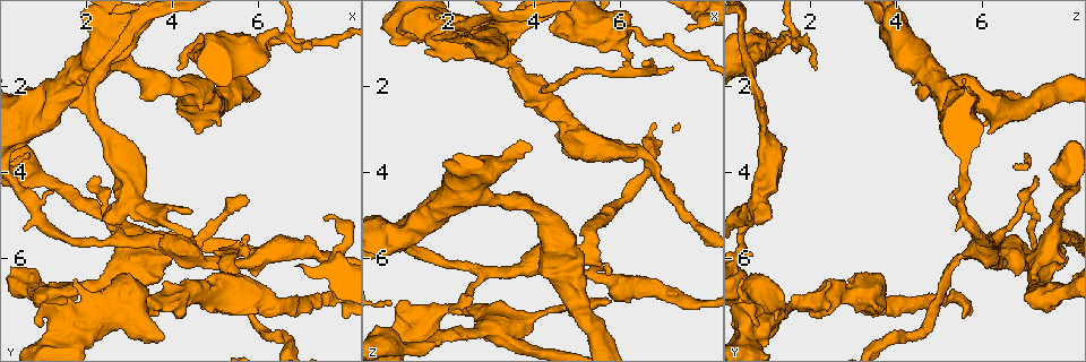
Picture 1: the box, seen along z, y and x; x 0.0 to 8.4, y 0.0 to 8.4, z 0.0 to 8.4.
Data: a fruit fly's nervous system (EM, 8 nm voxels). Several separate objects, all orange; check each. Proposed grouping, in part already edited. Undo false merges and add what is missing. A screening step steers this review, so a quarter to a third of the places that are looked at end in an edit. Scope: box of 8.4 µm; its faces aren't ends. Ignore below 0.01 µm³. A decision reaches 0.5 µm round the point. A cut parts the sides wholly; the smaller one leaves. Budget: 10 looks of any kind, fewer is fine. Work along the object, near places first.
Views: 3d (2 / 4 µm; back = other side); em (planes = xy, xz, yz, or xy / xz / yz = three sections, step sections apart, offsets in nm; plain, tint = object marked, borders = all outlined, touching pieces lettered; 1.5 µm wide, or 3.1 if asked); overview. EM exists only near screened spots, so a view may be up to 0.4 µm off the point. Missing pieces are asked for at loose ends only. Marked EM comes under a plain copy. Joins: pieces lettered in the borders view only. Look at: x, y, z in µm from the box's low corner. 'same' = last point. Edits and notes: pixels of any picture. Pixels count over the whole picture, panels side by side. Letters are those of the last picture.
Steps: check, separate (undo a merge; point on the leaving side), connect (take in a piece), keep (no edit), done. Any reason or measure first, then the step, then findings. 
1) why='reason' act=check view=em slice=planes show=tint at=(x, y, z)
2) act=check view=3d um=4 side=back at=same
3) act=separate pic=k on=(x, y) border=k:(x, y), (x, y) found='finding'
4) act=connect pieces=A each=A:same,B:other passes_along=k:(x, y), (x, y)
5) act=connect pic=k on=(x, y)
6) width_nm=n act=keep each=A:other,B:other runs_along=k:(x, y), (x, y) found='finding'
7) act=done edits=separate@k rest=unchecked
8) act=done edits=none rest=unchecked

why='branch stops here' act=check view=em um=3.1 slice=planes show=borders at=(5.75, 4.60, 7.00)

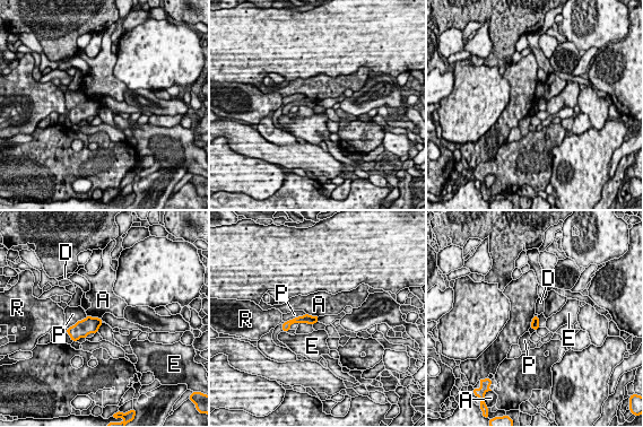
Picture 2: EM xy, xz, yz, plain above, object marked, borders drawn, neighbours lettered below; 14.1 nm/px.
act=keep each=A:other,D:other,E:other,P:other,R:other runs_along=2:(314, 319), (294, 320), (286, 327) found='none of them fits'

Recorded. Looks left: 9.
act=check view=3d um=2 at=(1.95, 6.60, 7.15)

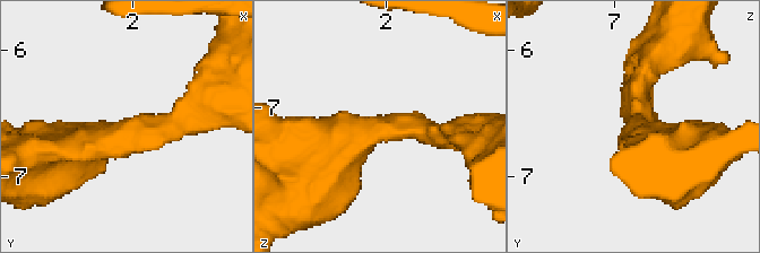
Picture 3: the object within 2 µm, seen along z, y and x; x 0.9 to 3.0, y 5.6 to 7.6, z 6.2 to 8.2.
act=check view=em slice=xz step=4 show=tint at=(1.90, 6.64, 7.16)

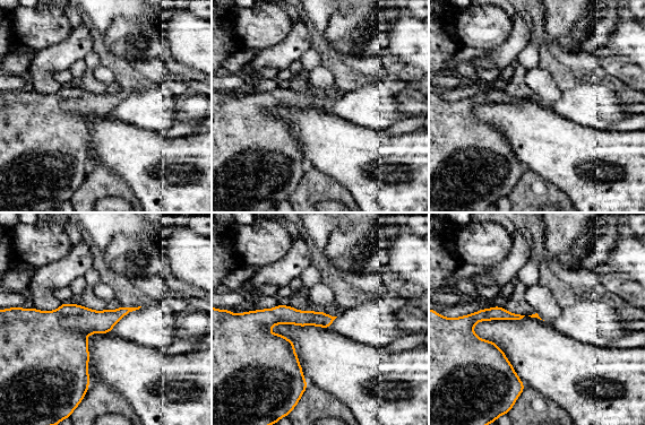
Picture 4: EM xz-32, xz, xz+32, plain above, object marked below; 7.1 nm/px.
act=check view=em slice=planes show=borders at=same

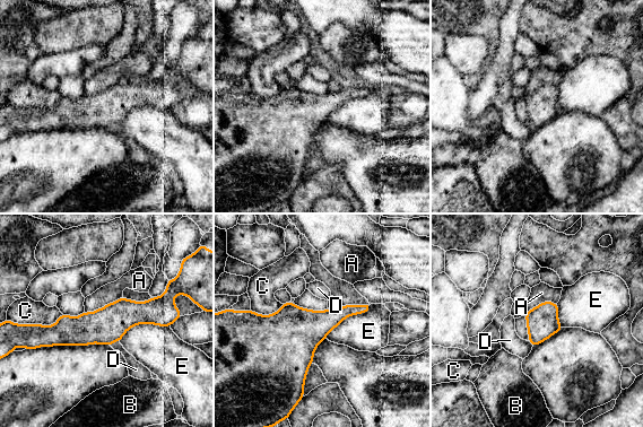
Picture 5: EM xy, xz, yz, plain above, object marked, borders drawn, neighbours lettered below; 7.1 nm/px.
width_nm=220 act=keep each=A:other,B:other,C:other,D:other,E:other runs_along=5:(173, 310), (80, 331), (38, 328) found='all the same cell'

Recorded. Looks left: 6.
why='an open end' act=check view=3d um=2 at=(1.55, 2.45, 0.95)

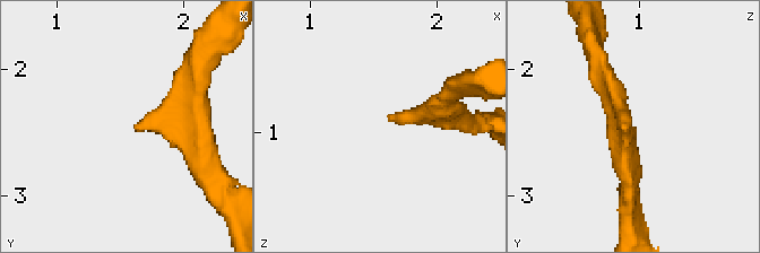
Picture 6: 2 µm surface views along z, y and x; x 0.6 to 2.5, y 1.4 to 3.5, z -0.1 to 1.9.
why='need the tissue' act=check view=em slice=planes show=borders at=(1.62, 2.46, 0.90)

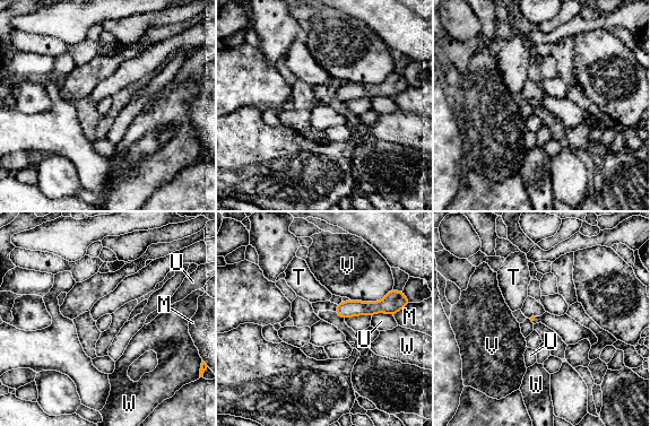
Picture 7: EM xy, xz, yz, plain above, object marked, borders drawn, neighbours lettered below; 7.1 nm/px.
longest_contact=V:320nm act=keep each=M:other,T:other,U:other,V:other,W:other found='none of them fits'

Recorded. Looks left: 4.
why='free end' act=check view=em slice=planes show=borders at=(4.10, 1.60, 2.10)

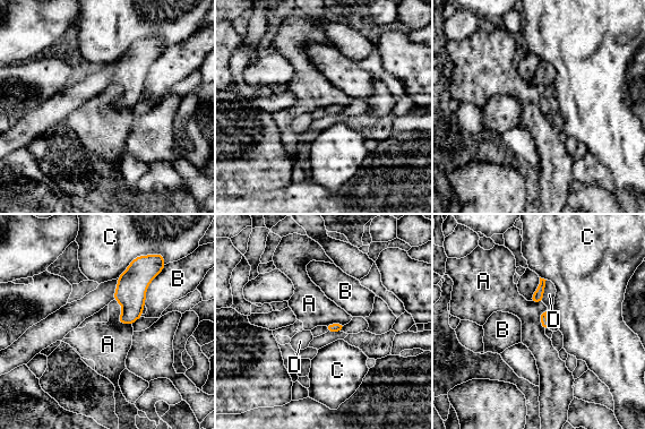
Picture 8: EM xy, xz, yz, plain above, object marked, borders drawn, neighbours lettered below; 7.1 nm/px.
act=connect pieces=D each=A:other,B:other,C:other,D:same passes_along=8:(538, 297), (543, 291), (549, 294) found='the cell continues'

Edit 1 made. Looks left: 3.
act=done edits=connect@8 rest=unchecked

